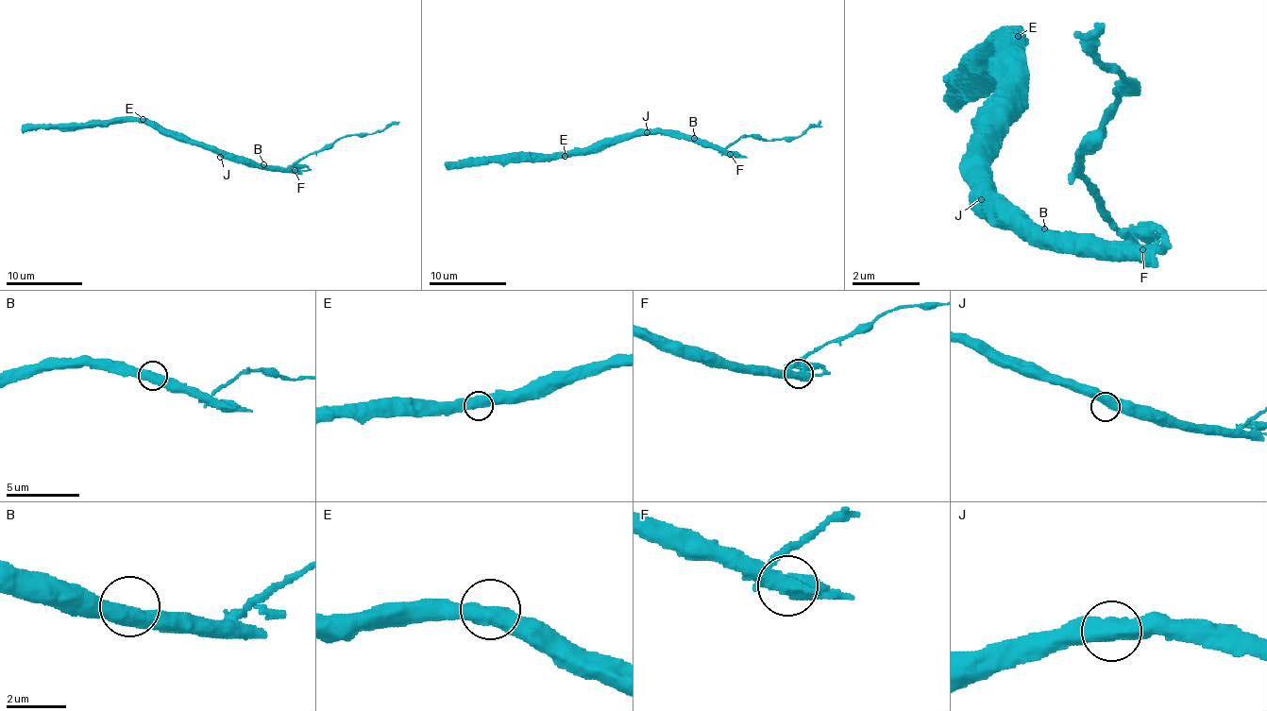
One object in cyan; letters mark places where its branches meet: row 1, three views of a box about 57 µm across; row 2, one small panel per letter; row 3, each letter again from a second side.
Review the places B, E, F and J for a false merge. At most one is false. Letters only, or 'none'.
F

